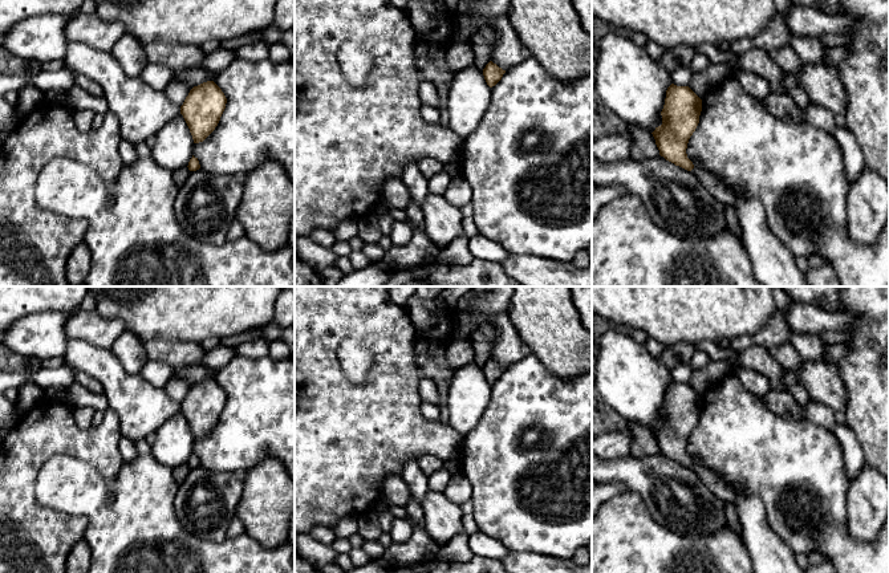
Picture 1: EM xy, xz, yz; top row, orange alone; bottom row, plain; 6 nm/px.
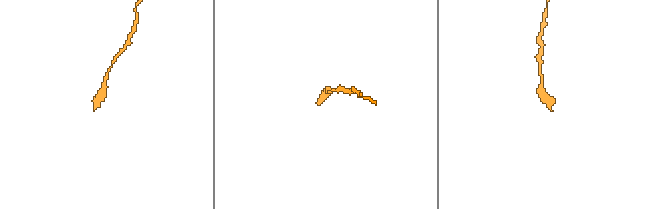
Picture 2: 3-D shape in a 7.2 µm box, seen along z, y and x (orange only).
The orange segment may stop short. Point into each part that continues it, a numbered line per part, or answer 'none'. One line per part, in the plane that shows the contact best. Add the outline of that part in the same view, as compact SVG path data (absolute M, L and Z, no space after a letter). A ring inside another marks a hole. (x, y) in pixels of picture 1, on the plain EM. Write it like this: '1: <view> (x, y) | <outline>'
1: yz (710, 479) | M694 464L691 470L699 476L702 483L720 500L724 503L736 503L734 491L726 485L718 476L717 472Z

